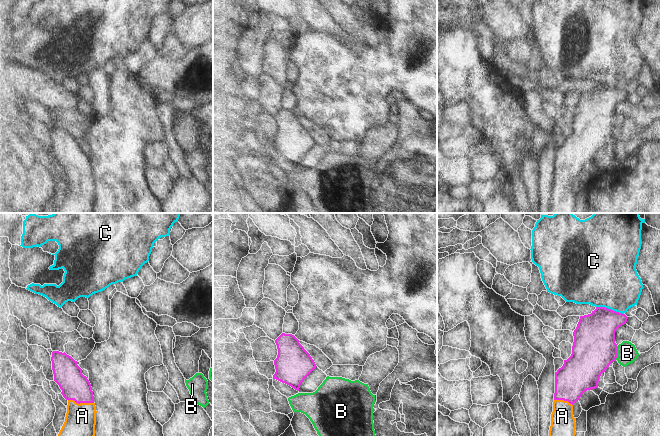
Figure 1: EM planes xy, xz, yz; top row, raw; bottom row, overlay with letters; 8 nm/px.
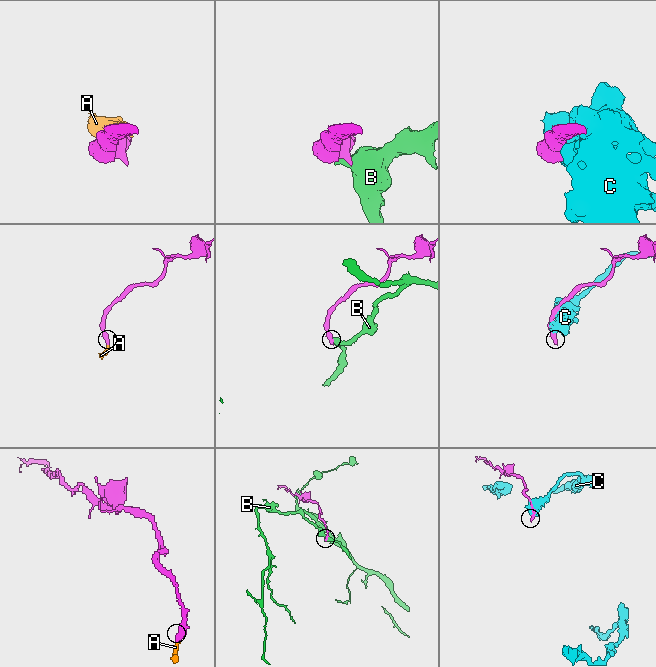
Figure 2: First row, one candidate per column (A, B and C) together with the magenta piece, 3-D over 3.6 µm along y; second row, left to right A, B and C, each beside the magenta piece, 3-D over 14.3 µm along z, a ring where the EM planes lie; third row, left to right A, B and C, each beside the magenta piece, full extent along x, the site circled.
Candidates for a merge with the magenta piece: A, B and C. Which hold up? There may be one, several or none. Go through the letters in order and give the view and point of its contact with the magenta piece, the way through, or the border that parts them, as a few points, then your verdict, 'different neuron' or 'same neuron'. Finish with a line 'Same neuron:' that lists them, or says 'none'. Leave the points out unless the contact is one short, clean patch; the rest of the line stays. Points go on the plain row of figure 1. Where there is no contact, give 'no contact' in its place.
A: meets magenta in xy at (81, 178); runs through xy (68, 151), (79, 169), (81, 178), (81, 193), (78, 207); same neuron
B: meets magenta in yz at (616, 129); different neuron
C: meets magenta in yz at (610, 85); different neuron
Same neuron: A

